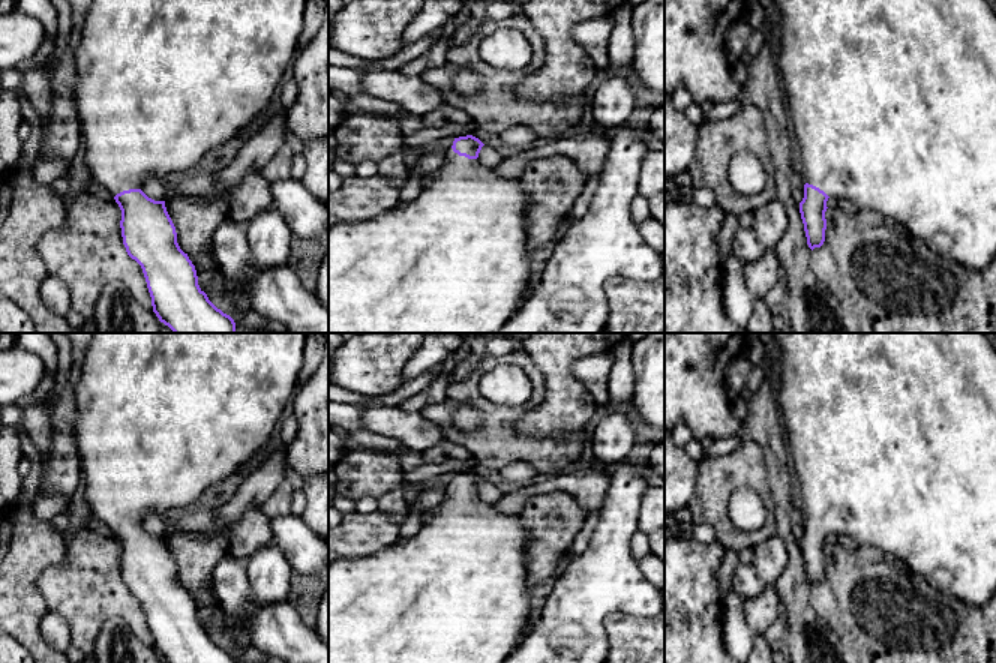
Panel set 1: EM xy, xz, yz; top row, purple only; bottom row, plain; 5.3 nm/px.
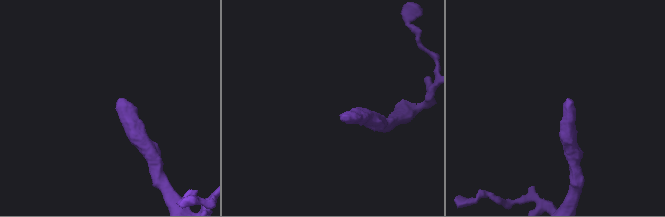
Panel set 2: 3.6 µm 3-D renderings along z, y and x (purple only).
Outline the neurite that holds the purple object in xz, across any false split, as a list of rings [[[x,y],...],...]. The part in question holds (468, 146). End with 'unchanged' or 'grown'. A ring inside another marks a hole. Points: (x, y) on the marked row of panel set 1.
[[[472,135],[454,138],[453,146],[442,152],[444,162],[435,171],[430,184],[422,188],[414,201],[388,208],[372,219],[328,228],[328,333],[495,333],[519,310],[534,267],[534,250],[528,244],[525,219],[531,200],[519,178],[500,177],[494,168],[478,164],[483,146]]] | grown

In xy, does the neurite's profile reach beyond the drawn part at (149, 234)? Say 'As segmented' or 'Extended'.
Extended

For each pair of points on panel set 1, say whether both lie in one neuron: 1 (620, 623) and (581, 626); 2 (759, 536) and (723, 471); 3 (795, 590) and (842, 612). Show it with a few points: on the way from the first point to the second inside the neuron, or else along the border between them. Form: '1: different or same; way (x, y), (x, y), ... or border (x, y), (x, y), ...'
1: different; border (639, 615), (611, 614), (605, 620), (608, 647)
2: same; way (737, 537), (719, 519), (719, 494)
3: different; border (810, 587), (810, 606), (830, 626)

